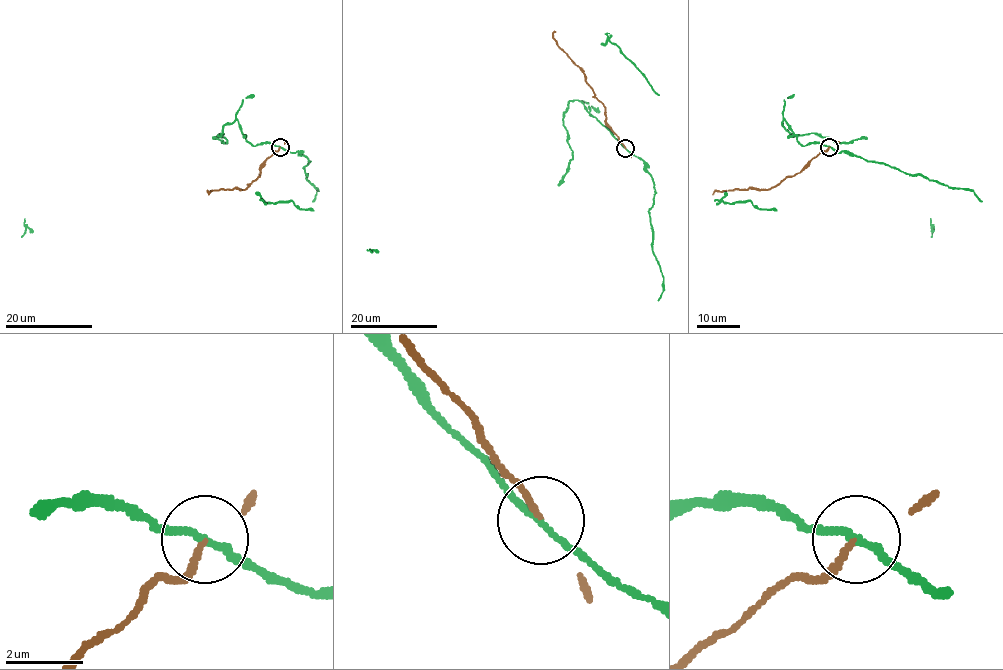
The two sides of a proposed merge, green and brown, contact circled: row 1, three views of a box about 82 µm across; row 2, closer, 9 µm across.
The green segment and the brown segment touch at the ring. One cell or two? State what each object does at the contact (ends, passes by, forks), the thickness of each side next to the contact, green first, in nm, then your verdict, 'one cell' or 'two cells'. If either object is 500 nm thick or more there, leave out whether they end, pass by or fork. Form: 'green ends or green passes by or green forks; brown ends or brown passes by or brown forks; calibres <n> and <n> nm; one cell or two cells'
green passes by; brown ends; calibres 150 and 140 nm; two cells

